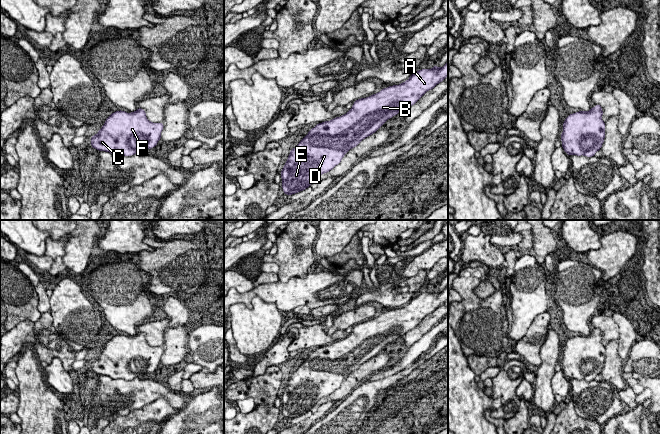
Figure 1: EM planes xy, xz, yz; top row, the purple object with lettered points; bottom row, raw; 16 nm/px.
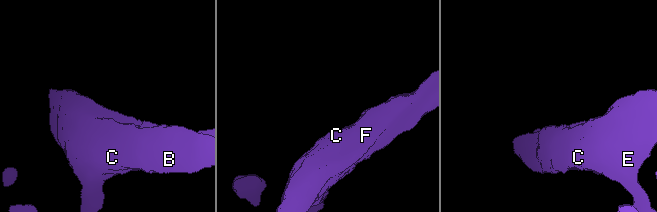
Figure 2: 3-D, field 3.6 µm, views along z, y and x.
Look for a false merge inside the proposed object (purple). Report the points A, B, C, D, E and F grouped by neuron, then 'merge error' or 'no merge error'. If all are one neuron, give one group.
A B C D E F | no merge error

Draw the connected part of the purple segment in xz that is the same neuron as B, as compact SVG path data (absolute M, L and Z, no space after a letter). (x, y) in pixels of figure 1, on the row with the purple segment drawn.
M448 61L441 68L434 65L432 69L421 69L402 84L389 86L370 97L354 101L352 108L346 114L331 121L318 123L295 148L290 150L288 160L281 171L284 194L290 196L308 188L320 175L340 164L350 149L376 133L388 119L413 106L427 91L444 81L447 76Z

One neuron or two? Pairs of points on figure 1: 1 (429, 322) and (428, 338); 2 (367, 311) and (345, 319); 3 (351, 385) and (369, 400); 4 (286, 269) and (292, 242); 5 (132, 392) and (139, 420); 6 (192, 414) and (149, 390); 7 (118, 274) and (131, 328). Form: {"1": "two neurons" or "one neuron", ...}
{"1": "two neurons", "2": "one neuron", "3": "two neurons", "4": "one neuron", "5": "two neurons", "6": "two neurons", "7": "one neuron"}

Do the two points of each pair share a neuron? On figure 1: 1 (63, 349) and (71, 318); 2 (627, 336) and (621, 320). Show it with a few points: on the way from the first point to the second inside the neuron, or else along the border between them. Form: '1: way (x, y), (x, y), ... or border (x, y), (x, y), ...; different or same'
1: border (52, 320), (52, 325), (57, 333), (76, 351); different
2: way (626, 332), (624, 324); same

